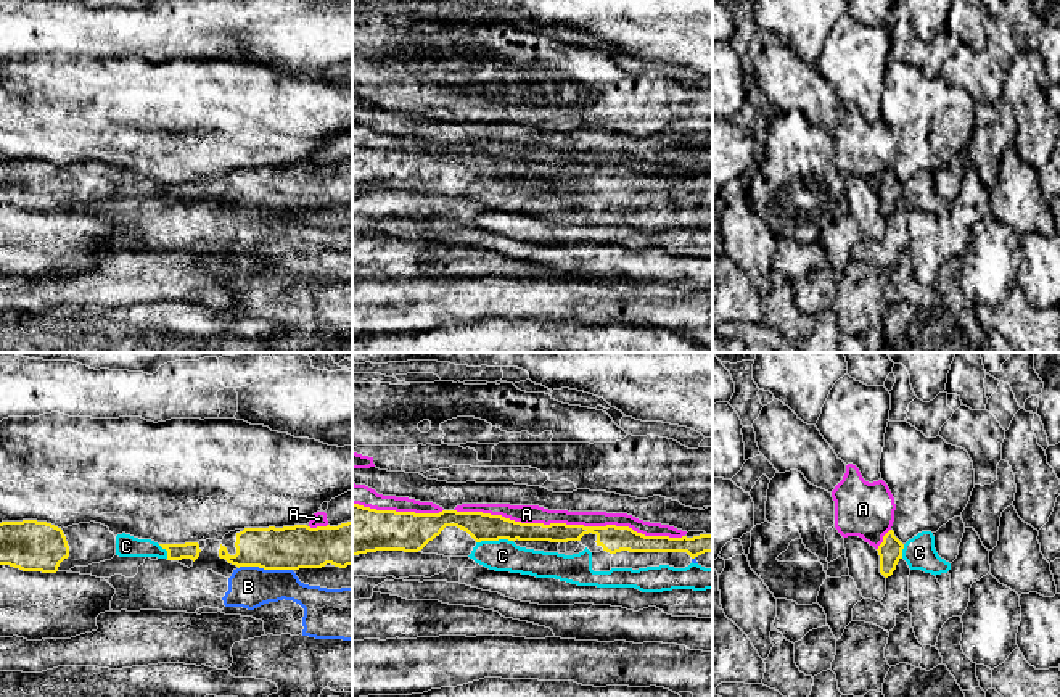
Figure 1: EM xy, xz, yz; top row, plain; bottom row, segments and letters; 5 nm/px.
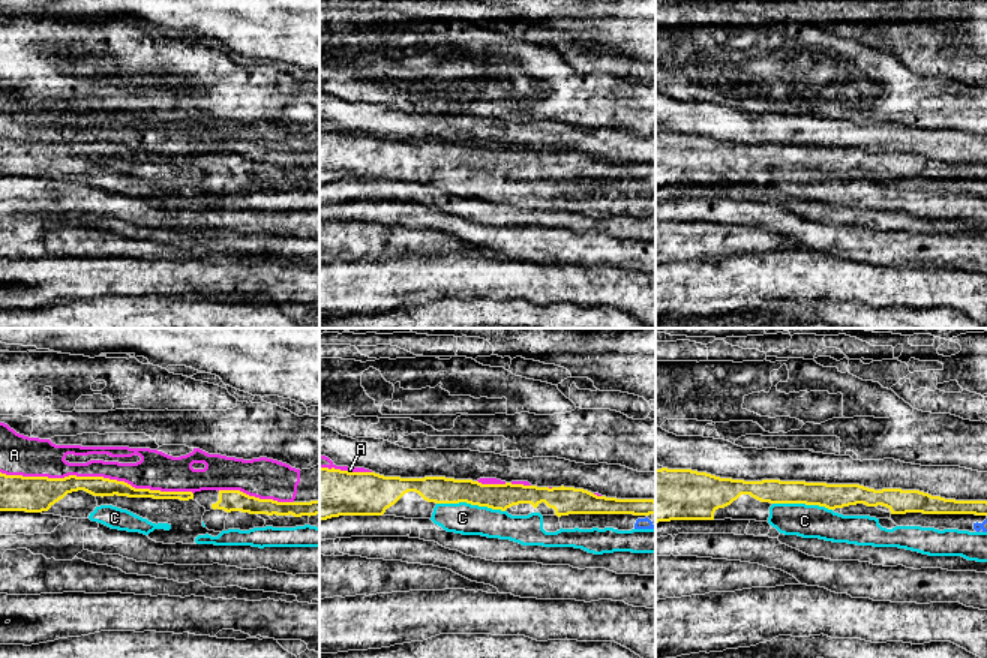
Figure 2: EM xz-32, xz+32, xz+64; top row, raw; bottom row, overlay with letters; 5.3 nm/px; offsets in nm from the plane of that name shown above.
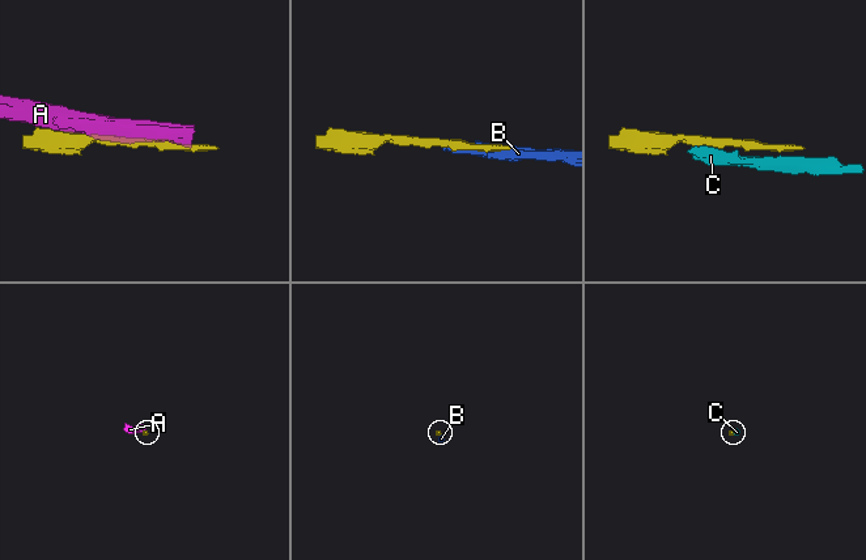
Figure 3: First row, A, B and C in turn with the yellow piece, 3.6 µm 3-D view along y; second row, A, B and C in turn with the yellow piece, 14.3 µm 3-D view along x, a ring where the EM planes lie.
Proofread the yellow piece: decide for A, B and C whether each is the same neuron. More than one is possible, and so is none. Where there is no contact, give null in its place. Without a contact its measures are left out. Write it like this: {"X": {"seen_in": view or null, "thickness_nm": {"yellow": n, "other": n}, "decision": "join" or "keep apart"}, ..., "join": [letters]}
{"A": {"seen_in": "xz", "thickness_nm": {"yellow": 140, "other": 100}, "decision": "keep apart"}, "B": {"seen_in": "xy", "thickness_nm": {"yellow": 220, "other": 200}, "decision": "keep apart"}, "C": {"seen_in": "xz", "thickness_nm": {"yellow": 140, "other": 160}, "decision": "join"}, "join": ["C"]}

